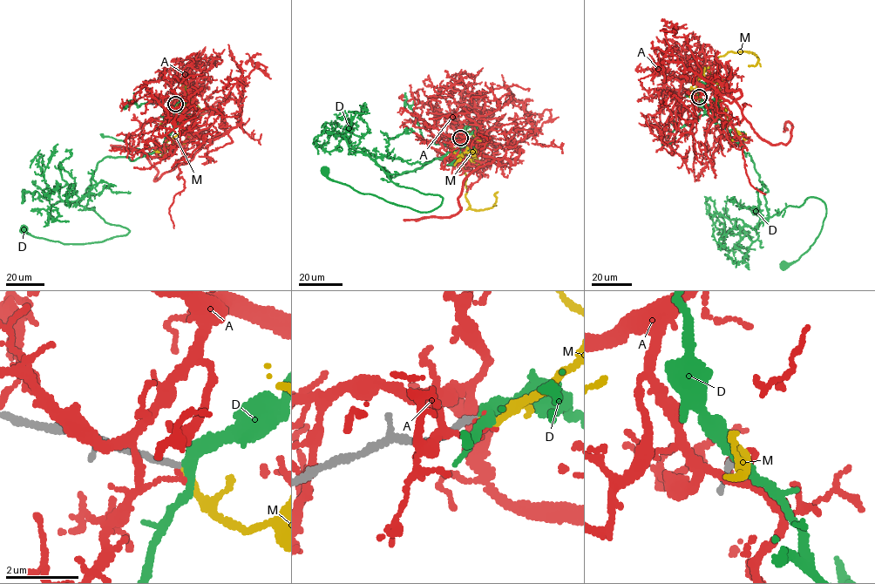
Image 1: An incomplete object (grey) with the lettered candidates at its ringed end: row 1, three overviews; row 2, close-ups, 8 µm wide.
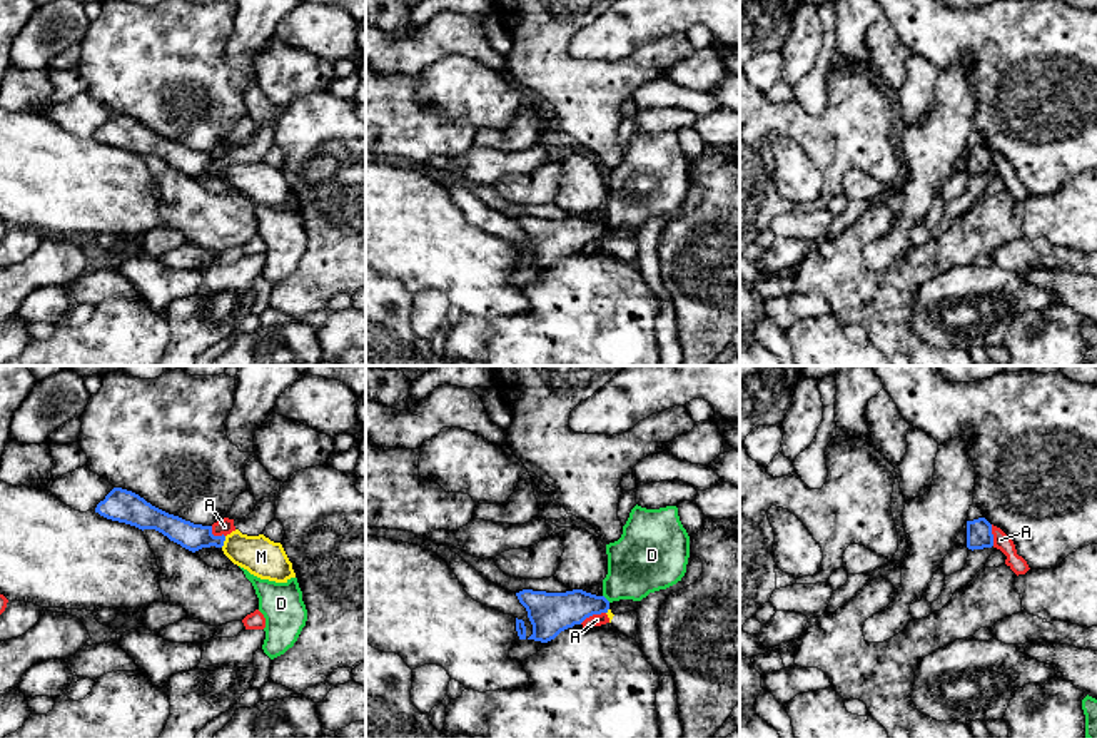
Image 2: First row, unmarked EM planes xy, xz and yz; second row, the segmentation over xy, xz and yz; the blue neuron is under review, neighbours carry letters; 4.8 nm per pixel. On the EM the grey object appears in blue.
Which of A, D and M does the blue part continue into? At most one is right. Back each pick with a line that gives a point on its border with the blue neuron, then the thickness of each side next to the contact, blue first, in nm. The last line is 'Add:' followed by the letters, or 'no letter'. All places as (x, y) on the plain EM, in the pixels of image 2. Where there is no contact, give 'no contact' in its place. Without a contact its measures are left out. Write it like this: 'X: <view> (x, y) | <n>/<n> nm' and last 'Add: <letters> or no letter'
M: xy (224, 166) | 130/190 nm
Add: M

